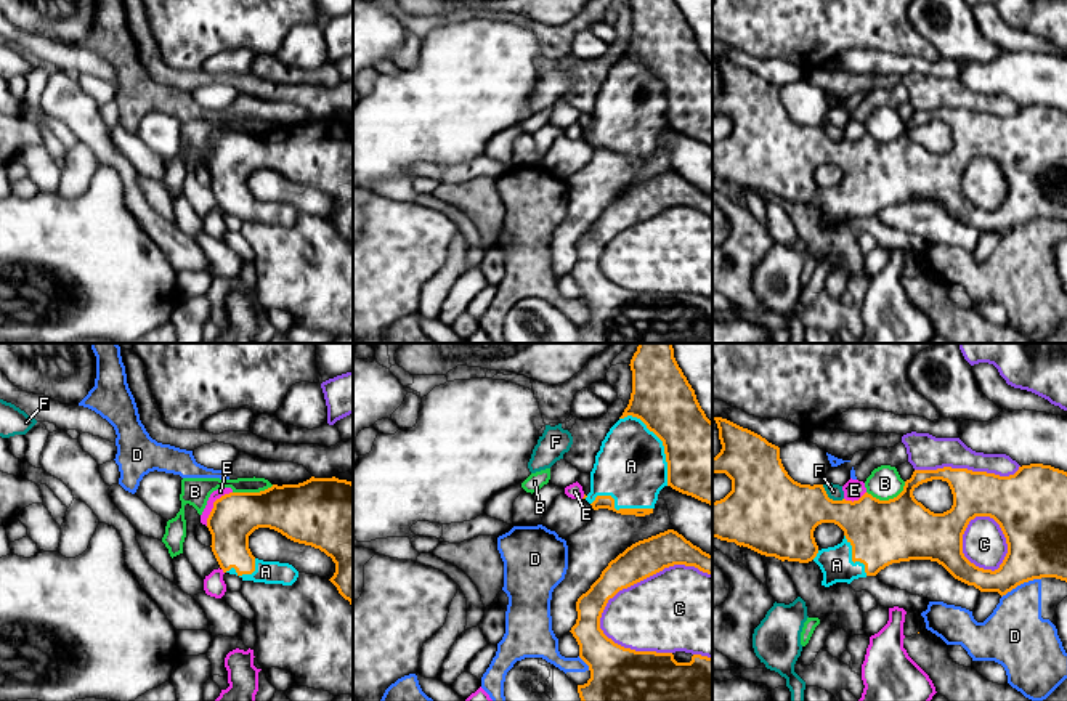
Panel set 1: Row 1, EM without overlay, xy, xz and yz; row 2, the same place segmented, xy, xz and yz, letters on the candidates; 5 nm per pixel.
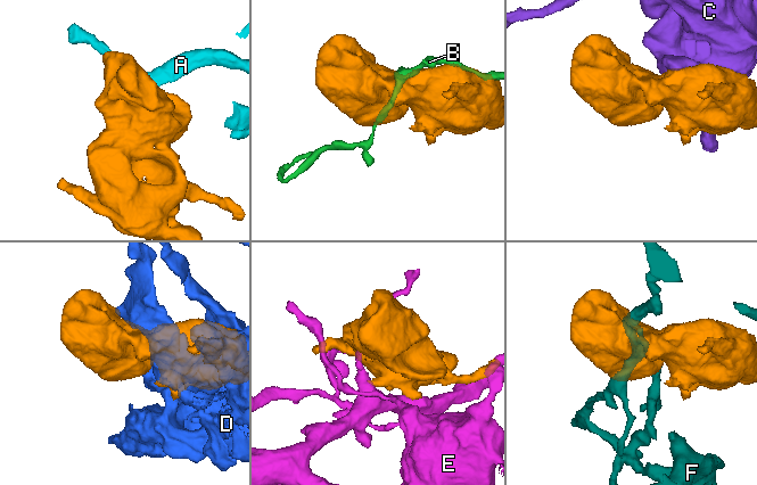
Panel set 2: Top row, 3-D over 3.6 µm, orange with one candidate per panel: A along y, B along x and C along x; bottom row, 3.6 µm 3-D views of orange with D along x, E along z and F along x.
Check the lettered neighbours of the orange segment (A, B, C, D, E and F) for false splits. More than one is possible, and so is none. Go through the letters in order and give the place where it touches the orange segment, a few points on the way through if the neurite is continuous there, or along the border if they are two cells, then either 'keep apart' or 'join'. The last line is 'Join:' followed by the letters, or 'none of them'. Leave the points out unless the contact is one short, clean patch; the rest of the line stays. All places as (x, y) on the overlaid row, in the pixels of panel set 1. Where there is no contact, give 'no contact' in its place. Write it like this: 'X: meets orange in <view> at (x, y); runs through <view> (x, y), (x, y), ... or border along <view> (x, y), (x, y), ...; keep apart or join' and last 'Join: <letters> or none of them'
A: meets orange in xz at (663, 443); join
B: meets orange in yz at (889, 499); keep apart
C: meets orange in xz at (645, 578); keep apart
D: meets orange in yz at (1021, 583); keep apart
E: meets orange in xy at (214, 506); keep apart
F: meets orange in yz at (828, 498); keep apart
Join: A

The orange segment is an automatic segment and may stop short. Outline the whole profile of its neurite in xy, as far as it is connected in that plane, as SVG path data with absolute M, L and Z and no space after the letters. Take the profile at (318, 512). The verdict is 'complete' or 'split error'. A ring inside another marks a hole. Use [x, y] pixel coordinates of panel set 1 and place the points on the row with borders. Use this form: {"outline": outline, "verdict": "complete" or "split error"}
{"outline": "M311 476L260 492L229 492L213 502L207 528L220 568L242 581L292 586L298 577L289 563L263 561L252 555L249 536L258 528L319 549L335 563L329 581L353 606L351 481Z", "verdict": "split error"}

